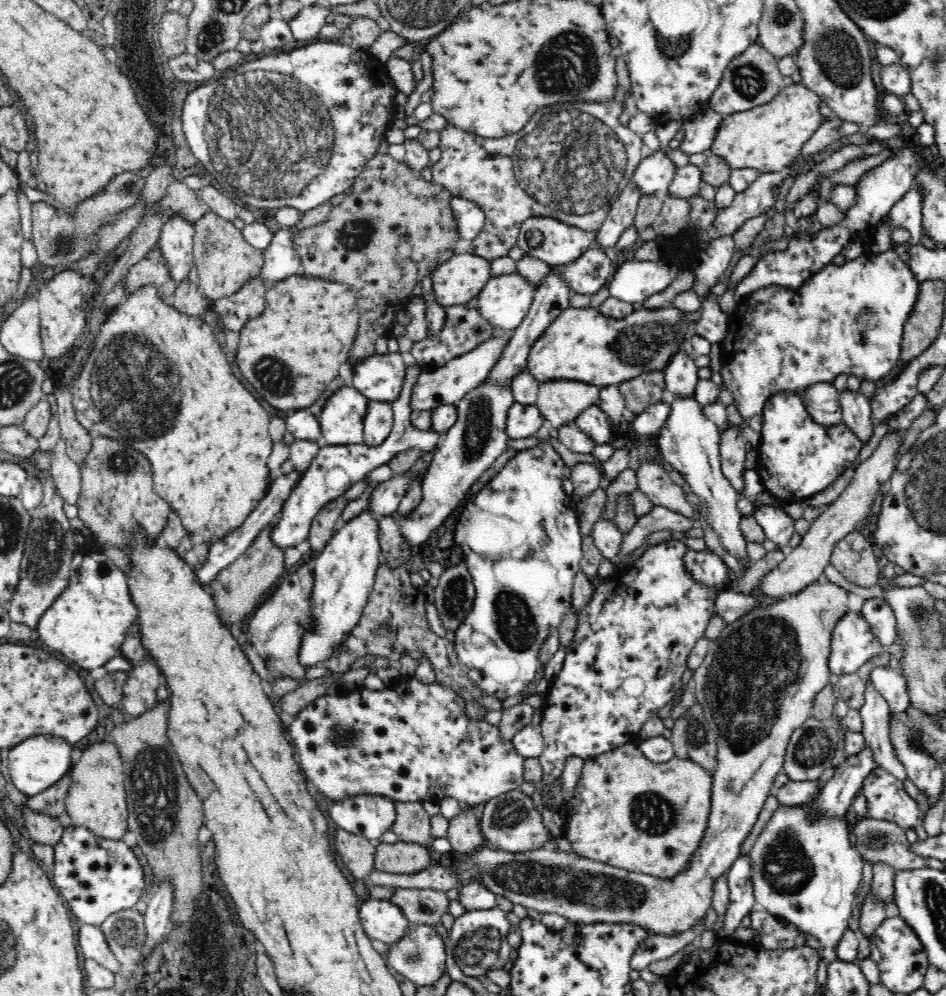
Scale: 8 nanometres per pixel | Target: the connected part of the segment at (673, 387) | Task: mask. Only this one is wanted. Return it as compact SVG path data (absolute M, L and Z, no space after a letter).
M683 349L671 356L663 372L665 375L665 388L674 393L676 398L690 398L696 392L698 383L698 366L695 358L690 357Z

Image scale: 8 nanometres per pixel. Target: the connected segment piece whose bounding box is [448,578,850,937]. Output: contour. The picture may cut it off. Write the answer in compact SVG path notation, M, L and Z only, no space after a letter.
M826 579L814 581L804 590L782 598L775 604L759 607L738 620L727 623L720 636L710 642L707 655L702 665L696 668L694 696L705 714L708 724L716 734L718 743L718 762L713 775L711 811L701 843L687 868L678 876L660 879L608 864L584 858L572 852L554 850L551 846L511 853L500 851L484 844L471 853L451 853L449 864L458 875L460 885L464 887L471 881L488 888L495 896L503 896L514 905L539 913L555 913L572 923L633 923L652 935L673 937L680 935L706 918L712 907L715 881L726 876L726 872L735 864L742 852L742 842L750 834L766 799L771 795L774 778L782 772L784 754L790 744L790 736L797 728L811 717L815 696L829 685L830 680L830 642L832 630L840 619L846 616L848 590Z

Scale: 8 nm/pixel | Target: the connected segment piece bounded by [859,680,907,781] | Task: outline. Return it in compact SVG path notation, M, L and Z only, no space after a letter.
M870 680L866 682L865 702L859 710L863 722L861 733L872 749L876 764L885 768L900 780L906 780L905 766L895 755L890 731L890 707Z

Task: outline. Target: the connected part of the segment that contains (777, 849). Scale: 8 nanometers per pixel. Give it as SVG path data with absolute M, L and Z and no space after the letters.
M814 799L796 806L778 806L772 818L766 822L764 830L760 832L760 836L756 838L748 855L752 859L752 883L757 909L791 922L800 931L818 939L824 947L824 950L820 950L821 956L828 964L837 959L838 944L844 932L849 930L848 920L851 918L852 910L856 908L855 898L863 883L862 870L865 862L851 844L851 835L848 834L851 824L844 816L815 820L811 812L811 802Z

